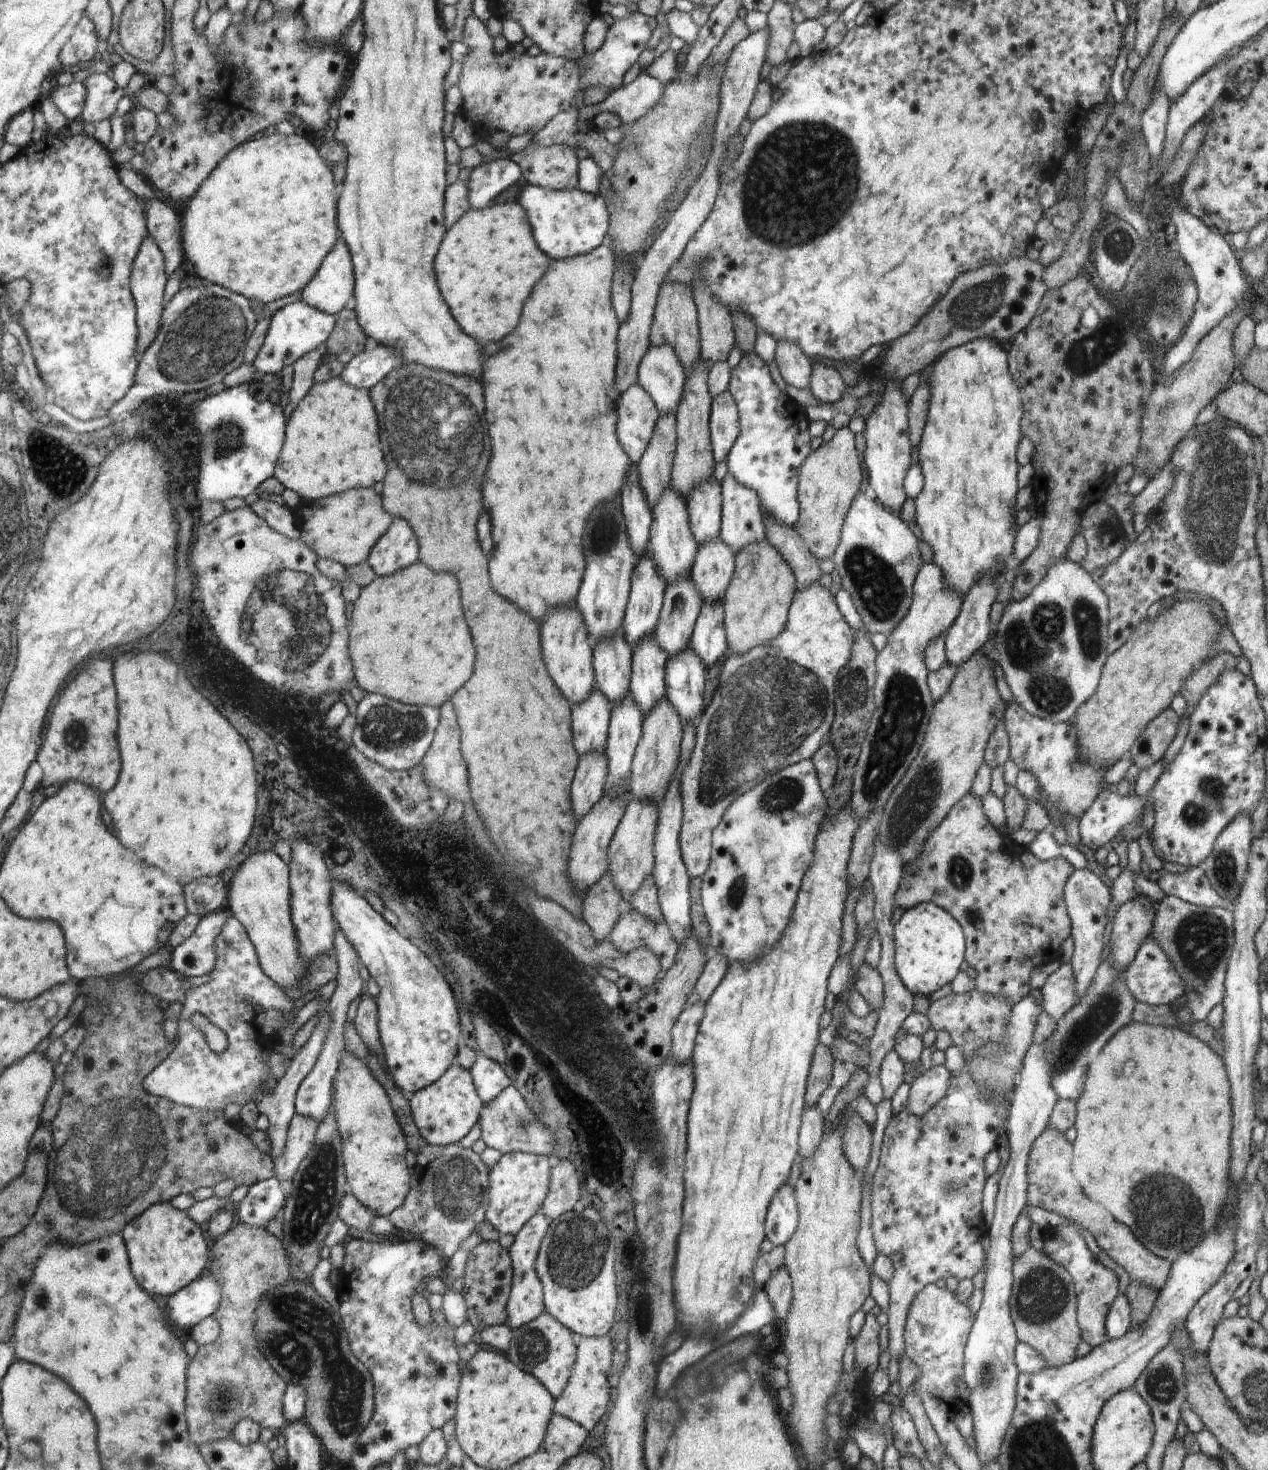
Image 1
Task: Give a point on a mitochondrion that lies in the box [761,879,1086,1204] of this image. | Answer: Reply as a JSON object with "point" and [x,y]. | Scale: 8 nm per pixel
{"point":[948,1186]}

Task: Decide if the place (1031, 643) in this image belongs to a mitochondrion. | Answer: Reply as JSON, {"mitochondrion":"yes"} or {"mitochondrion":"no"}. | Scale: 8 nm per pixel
{"mitochondrion":"yes"}

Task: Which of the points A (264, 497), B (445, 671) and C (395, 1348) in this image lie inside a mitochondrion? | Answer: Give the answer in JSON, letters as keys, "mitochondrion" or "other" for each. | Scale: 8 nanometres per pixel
{"A":"other","B":"other","C":"other"}

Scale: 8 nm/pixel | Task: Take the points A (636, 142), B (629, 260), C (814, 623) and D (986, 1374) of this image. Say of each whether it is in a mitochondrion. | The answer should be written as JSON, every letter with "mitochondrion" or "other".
{"A":"mitochondrion","B":"other","C":"other","D":"mitochondrion"}

